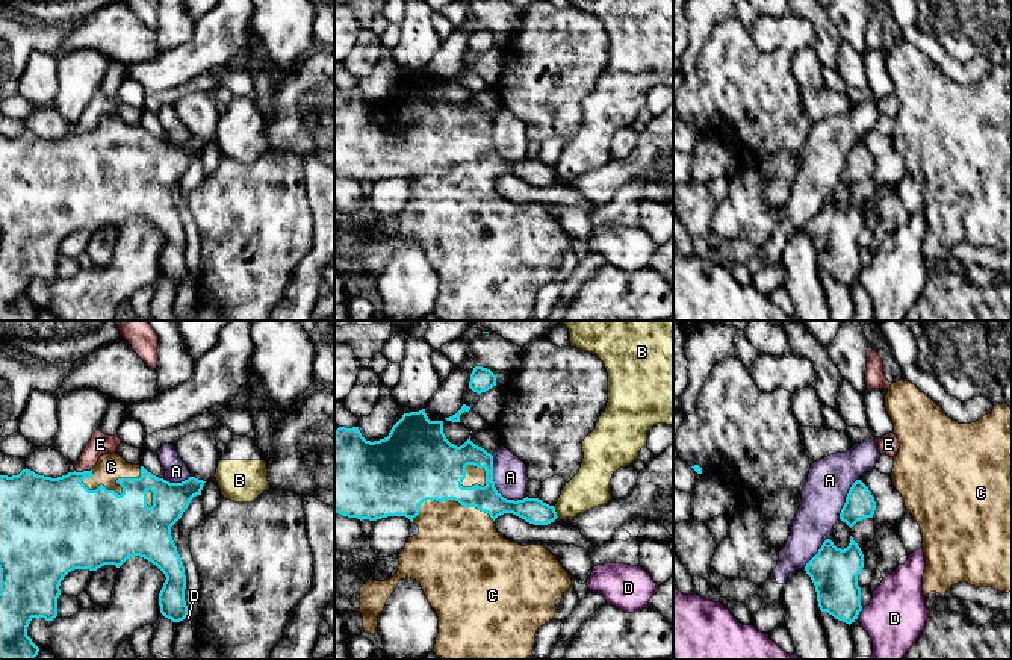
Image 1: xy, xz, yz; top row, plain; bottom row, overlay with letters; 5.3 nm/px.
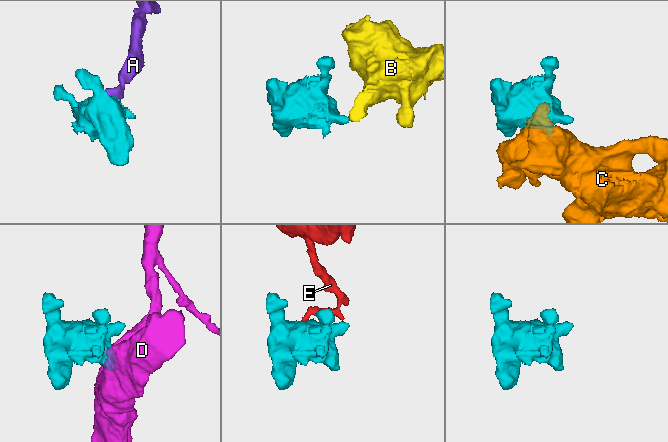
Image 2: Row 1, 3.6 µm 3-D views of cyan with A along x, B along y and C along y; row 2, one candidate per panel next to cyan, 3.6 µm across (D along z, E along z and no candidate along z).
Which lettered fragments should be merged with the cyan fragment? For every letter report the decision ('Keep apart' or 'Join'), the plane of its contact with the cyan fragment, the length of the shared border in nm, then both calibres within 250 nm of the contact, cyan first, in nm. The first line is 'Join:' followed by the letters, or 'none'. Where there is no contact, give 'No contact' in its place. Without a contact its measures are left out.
Join: C
A: Keep apart. Touches cyan in xz. Shared border 300 nm. Thickness 160 nm (cyan) against 180 nm
B: Keep apart. Touches cyan in xz. Shared border 70 nm. Thickness 140 nm (cyan) against 200 nm
C: Join. Touches cyan in xy. Shared border 340 nm. Thickness 400 nm (cyan) against 140 nm
D: Keep apart. Touches cyan in yz. Shared border 70 nm. Thickness 240 nm (cyan) against 320 nm
E: Keep apart. Touches cyan in xy. Shared border 100 nm. Thickness 380 nm (cyan) against 120 nm

